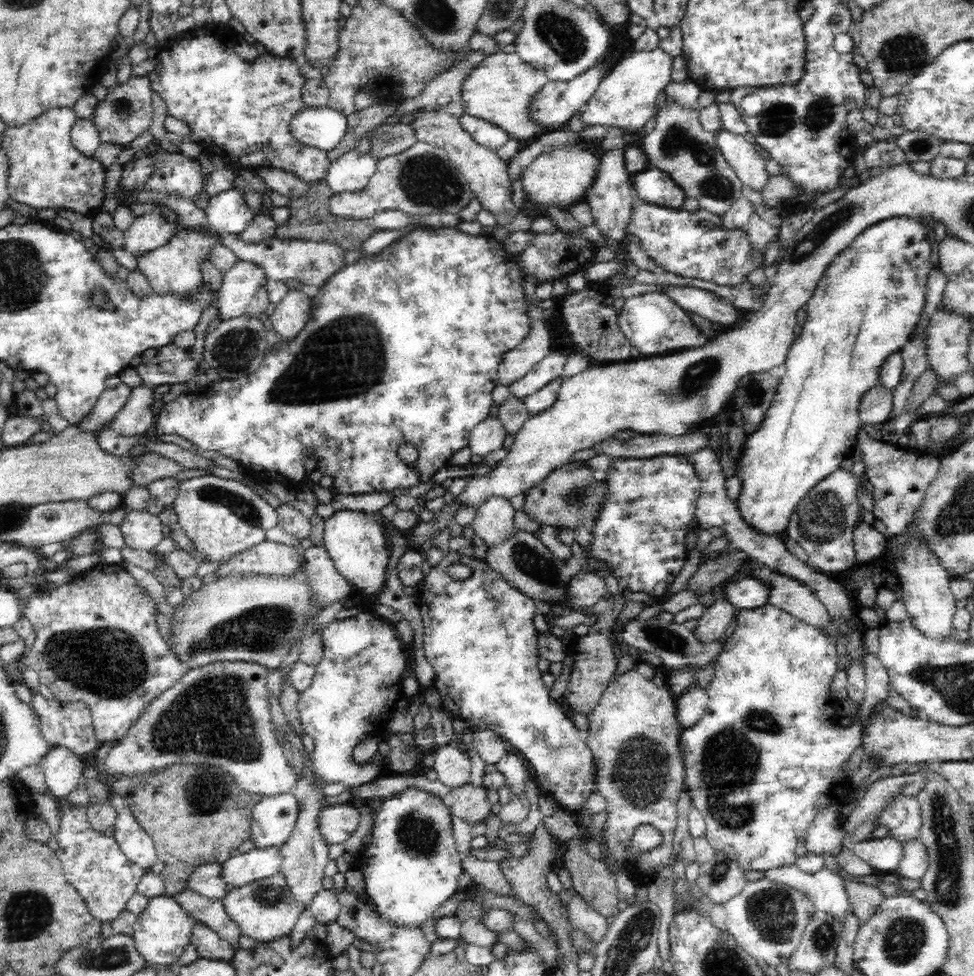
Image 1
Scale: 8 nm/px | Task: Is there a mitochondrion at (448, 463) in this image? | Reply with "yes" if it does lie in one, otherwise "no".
no

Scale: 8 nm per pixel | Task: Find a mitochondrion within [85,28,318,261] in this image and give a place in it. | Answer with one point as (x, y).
(121, 110)

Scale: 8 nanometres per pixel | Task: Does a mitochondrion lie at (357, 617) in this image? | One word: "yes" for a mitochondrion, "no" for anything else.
no

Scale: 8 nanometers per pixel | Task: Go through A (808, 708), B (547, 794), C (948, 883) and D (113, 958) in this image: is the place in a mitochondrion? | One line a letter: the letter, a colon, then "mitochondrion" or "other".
A: other
B: other
C: mitochondrion
D: mitochondrion

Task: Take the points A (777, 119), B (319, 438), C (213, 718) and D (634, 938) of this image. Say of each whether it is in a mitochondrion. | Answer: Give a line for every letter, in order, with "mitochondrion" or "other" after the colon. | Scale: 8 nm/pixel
A: mitochondrion
B: other
C: mitochondrion
D: mitochondrion

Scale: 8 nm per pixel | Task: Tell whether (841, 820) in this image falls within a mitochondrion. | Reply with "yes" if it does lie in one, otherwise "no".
no

